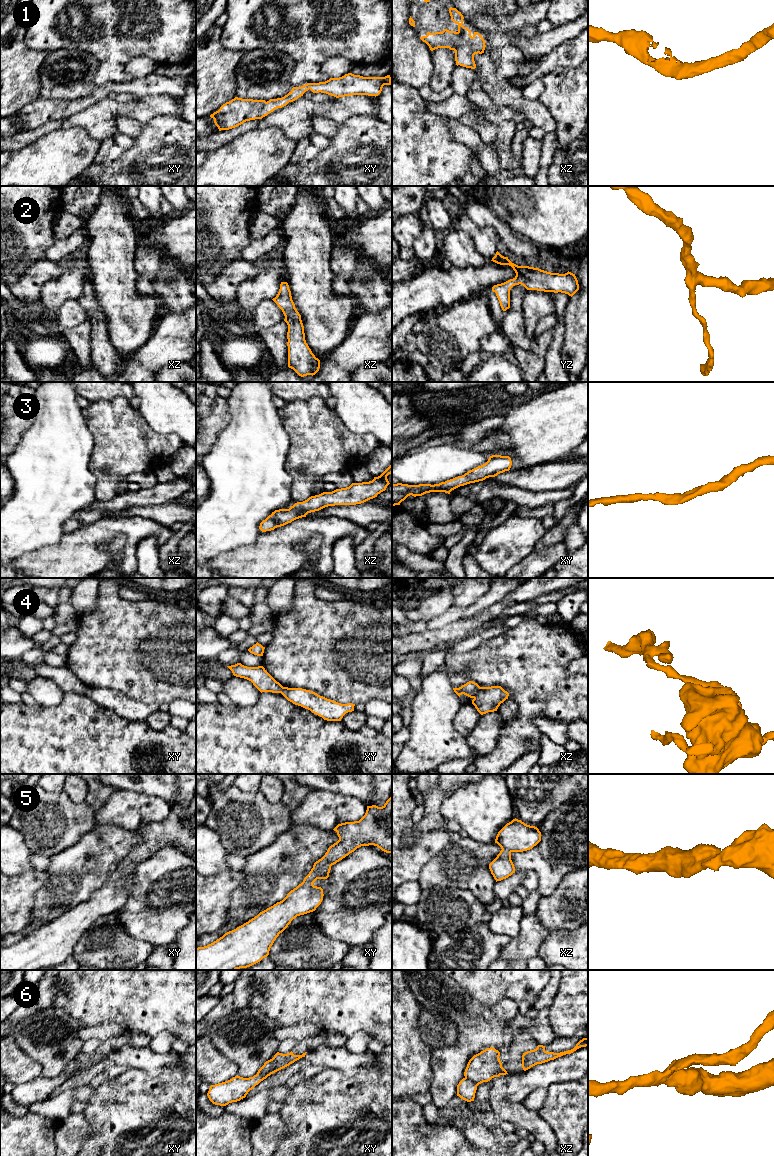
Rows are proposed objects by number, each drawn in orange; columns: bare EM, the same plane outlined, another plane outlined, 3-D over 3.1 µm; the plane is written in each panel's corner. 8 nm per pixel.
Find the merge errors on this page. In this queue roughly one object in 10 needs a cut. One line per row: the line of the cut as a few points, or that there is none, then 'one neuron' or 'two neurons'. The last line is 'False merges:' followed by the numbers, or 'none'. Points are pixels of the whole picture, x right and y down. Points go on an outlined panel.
1: no cut | one neuron
2: no cut | one neuron
3: no cut | one neuron
4: xz (481, 687), (473, 697) | two neurons
5: no cut | one neuron
6: xy (272, 1058), (274, 1063), (273, 1072) | two neurons
False merges: 4, 6

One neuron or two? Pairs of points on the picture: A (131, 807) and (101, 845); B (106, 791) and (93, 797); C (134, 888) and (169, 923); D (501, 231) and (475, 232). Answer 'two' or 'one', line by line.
A: two
B: one
C: one
D: two

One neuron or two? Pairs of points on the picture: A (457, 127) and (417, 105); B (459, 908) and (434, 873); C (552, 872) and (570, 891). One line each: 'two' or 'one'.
A: two
B: two
C: two

